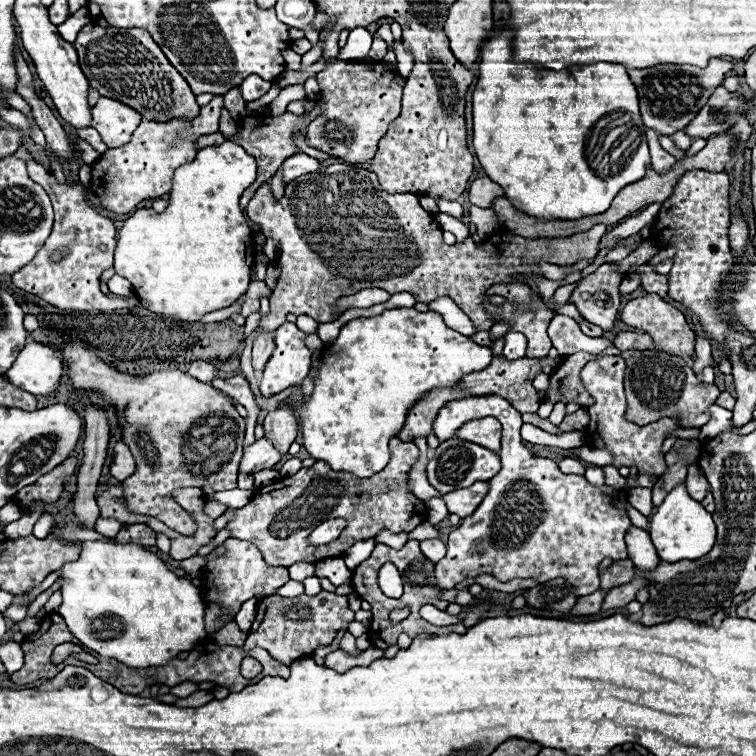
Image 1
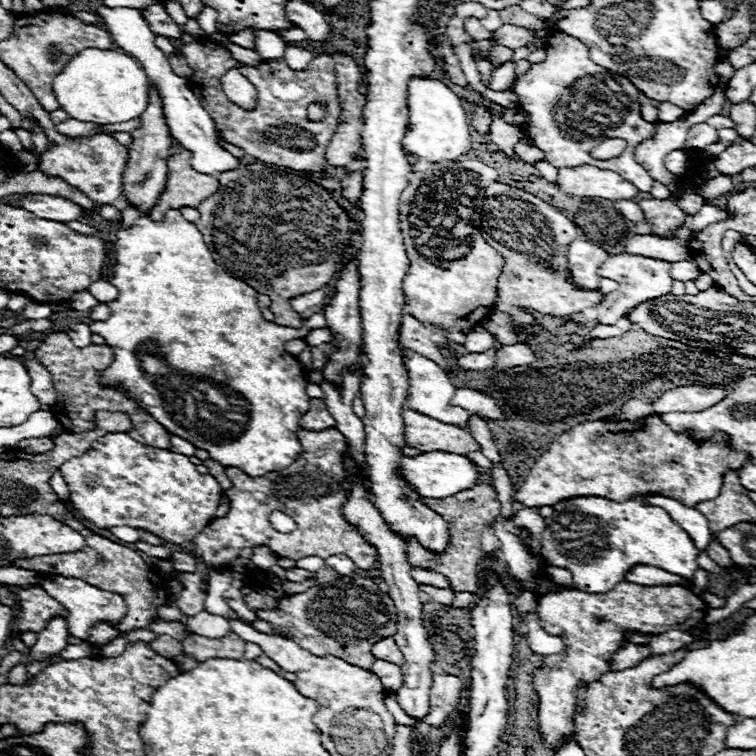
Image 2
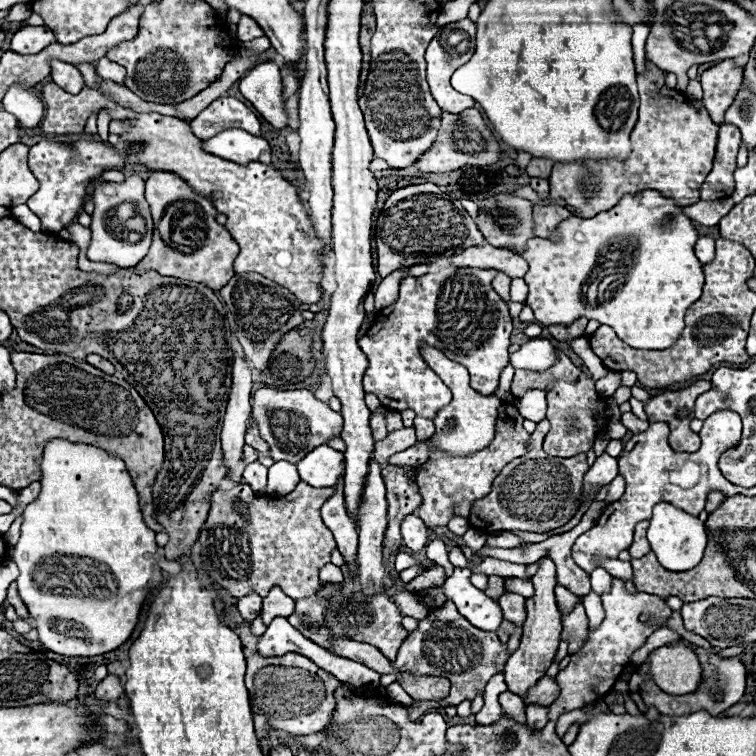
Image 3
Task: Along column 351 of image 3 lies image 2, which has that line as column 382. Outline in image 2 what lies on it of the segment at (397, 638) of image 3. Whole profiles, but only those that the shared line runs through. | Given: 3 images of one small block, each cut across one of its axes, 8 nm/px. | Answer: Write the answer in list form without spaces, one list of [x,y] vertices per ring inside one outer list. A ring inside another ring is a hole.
[[[338,578],[332,580],[330,584],[320,584],[312,586],[304,594],[288,594],[278,598],[278,610],[254,610],[260,620],[268,622],[272,628],[286,632],[296,644],[302,644],[302,648],[310,648],[314,654],[332,654],[348,664],[360,666],[360,668],[370,668],[370,664],[376,660],[372,656],[372,646],[386,638],[396,634],[396,608],[394,602],[380,592],[380,588],[366,578]]]

